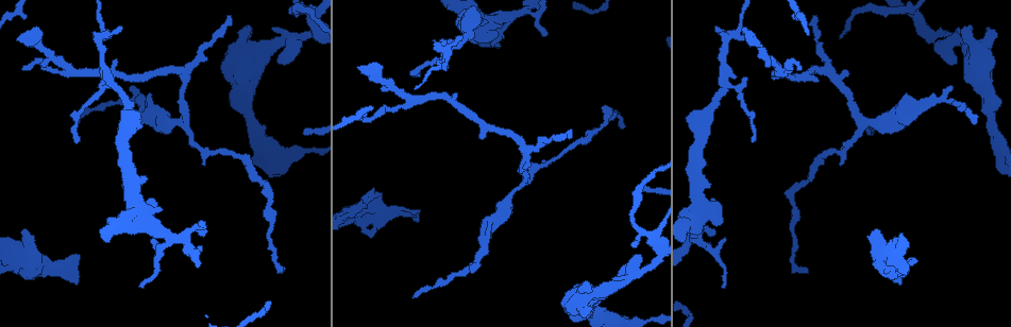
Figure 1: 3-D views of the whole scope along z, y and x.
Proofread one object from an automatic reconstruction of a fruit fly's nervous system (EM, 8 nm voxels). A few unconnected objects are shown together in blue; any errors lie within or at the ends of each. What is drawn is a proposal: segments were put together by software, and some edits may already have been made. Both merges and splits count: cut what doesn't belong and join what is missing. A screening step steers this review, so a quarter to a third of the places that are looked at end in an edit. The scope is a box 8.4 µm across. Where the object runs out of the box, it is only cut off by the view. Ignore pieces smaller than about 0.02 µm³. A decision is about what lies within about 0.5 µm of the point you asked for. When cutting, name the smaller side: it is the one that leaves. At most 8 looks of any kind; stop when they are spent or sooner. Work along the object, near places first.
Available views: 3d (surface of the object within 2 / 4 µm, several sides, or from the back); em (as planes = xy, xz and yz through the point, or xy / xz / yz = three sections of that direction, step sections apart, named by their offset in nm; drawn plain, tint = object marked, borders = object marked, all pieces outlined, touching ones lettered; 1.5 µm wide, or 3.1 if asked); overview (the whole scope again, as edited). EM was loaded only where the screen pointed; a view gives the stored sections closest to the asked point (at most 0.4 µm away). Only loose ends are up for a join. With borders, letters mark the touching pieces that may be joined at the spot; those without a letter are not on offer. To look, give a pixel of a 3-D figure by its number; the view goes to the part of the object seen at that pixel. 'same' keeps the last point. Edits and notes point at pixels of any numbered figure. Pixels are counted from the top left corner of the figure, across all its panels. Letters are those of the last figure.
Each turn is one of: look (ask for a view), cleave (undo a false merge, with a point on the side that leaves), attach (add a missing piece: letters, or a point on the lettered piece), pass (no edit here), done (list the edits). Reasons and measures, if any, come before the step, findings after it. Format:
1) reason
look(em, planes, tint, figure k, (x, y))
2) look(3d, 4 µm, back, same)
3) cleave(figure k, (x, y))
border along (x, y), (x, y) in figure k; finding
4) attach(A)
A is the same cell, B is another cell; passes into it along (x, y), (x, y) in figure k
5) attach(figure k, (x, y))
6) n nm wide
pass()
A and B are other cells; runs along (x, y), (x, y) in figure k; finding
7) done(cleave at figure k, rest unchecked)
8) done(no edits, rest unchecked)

an open end
look(3d, 2 µm, back, figure 1, (725, 286))

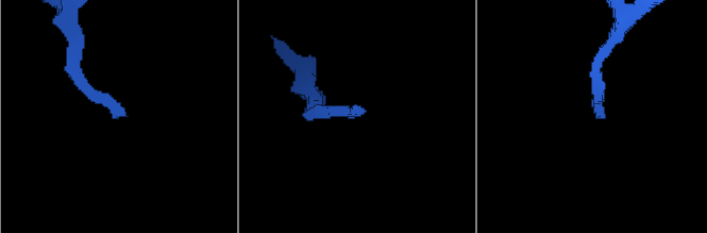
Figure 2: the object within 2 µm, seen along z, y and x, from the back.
now the EM
look(em, planes, borders, figure 2, (600, 116))

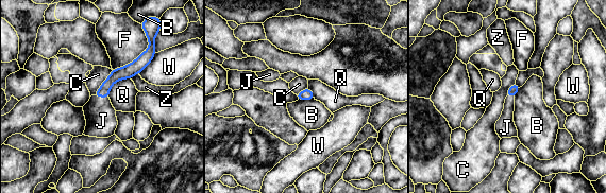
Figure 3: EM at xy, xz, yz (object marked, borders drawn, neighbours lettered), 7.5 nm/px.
attach(figure 3, (101, 121))
J is the same cell, B, C, F, Q, W and Z are other cells; passes into it along (117, 74), (100, 95), (101, 121) in figure 3; it goes on there

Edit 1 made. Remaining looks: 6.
see it whole again
look(overview)

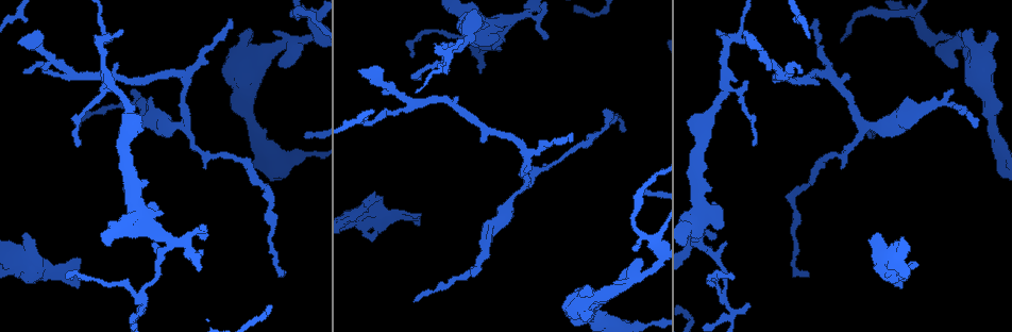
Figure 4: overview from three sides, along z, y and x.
free end
look(em, xz, step 8, tint, figure 4, (42, 256))

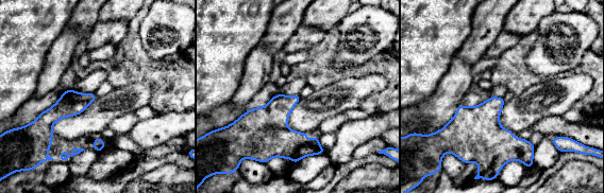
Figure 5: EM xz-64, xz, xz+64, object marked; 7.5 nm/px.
cut it another way
look(em, planes, borders, same)

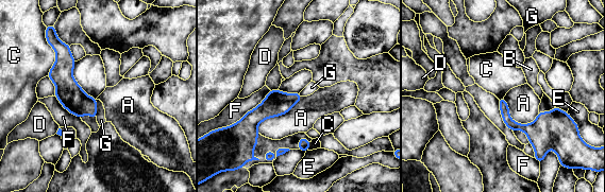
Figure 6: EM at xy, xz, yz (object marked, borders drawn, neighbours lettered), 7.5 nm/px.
pass()
A, B, C, D, E, F and G are other cells; runs along (59, 45), (63, 80), (94, 115) in figure 6; no lettered piece goes on from it

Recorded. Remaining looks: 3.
tapers out
look(3d, 2 µm, figure 4, (365, 125))

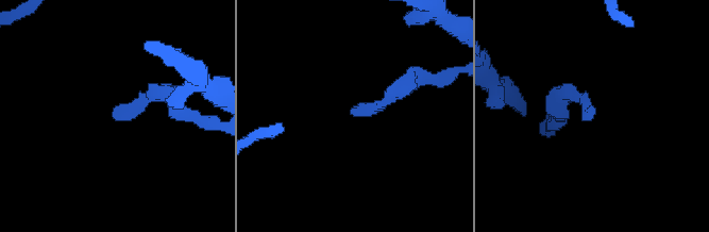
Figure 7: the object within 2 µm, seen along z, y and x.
look(em, yz, step 8, tint, figure 7, (114, 117))

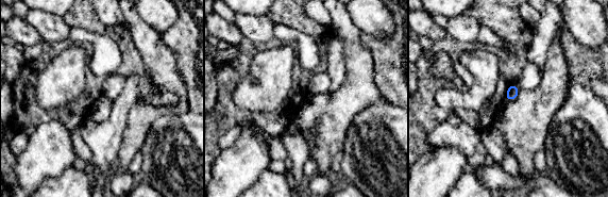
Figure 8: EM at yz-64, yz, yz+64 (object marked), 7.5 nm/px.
another direction
look(em, planes, borders, same)

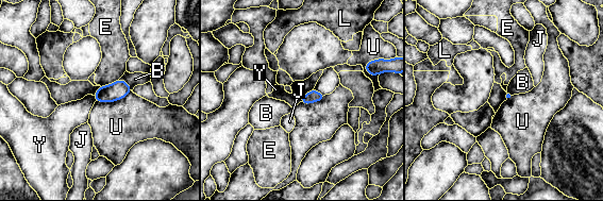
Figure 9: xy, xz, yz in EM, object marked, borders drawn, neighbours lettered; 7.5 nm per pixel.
U touches over 280 nm
pass()
B, E, J, L, U and Y are other cells; border along (94, 96), (97, 100) in figure 9; no lettered piece goes on from it

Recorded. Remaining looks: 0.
done(attach at figure 3, rest unchecked)

